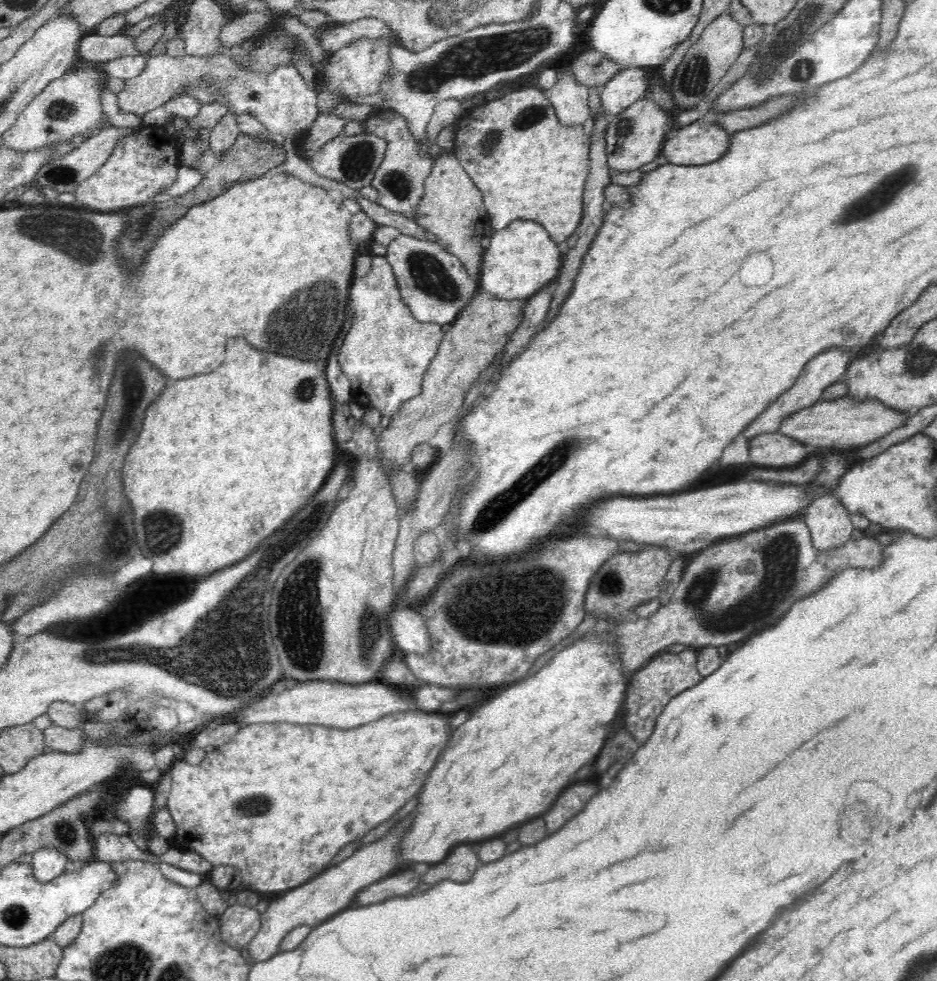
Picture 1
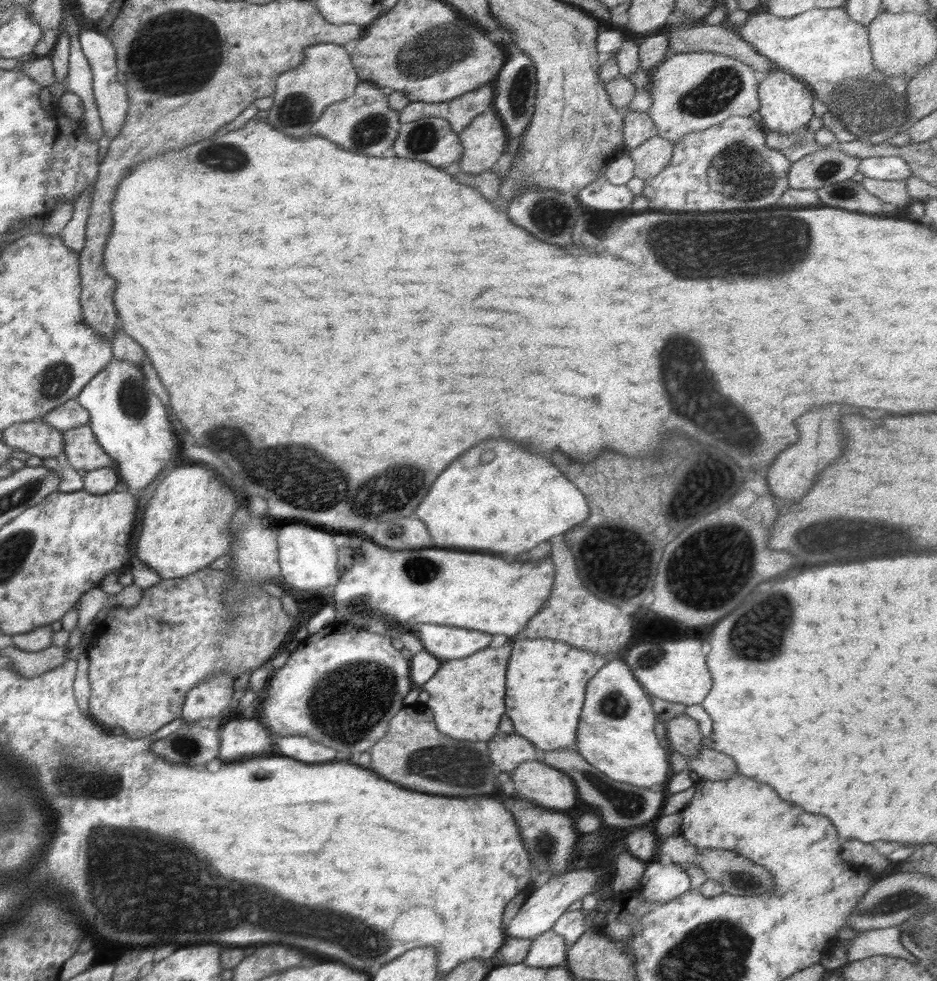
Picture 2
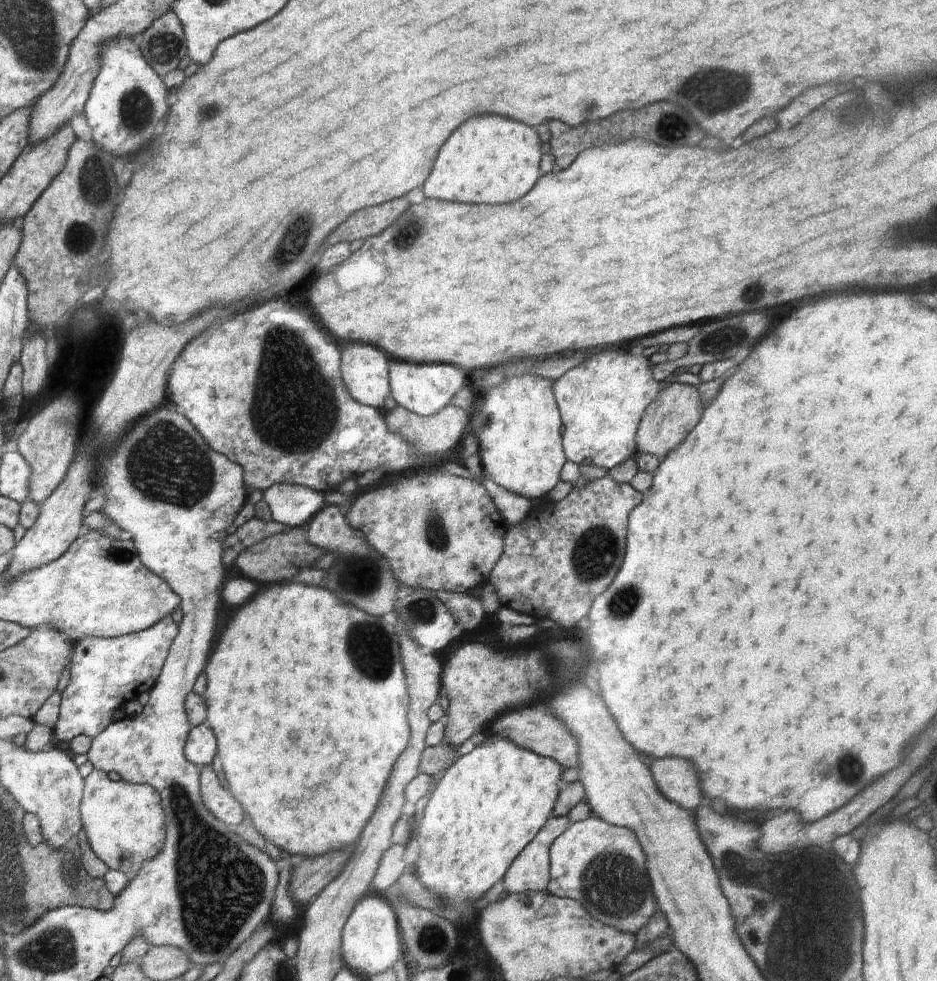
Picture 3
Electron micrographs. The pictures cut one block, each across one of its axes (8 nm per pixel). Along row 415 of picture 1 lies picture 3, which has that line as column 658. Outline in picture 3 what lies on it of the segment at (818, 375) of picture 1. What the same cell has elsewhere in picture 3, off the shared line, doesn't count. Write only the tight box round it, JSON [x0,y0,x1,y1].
[649,758,705,810]

